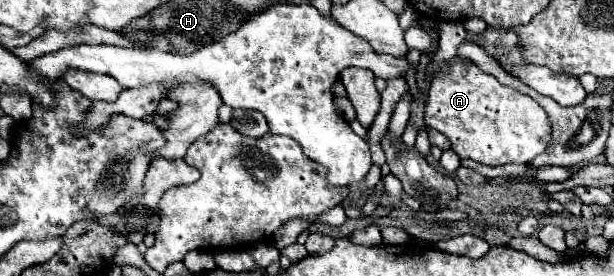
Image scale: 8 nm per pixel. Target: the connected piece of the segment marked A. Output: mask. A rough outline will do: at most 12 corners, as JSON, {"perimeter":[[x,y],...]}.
{"perimeter":[[454,57],[426,127],[460,159],[526,165],[550,121],[532,97]]}

